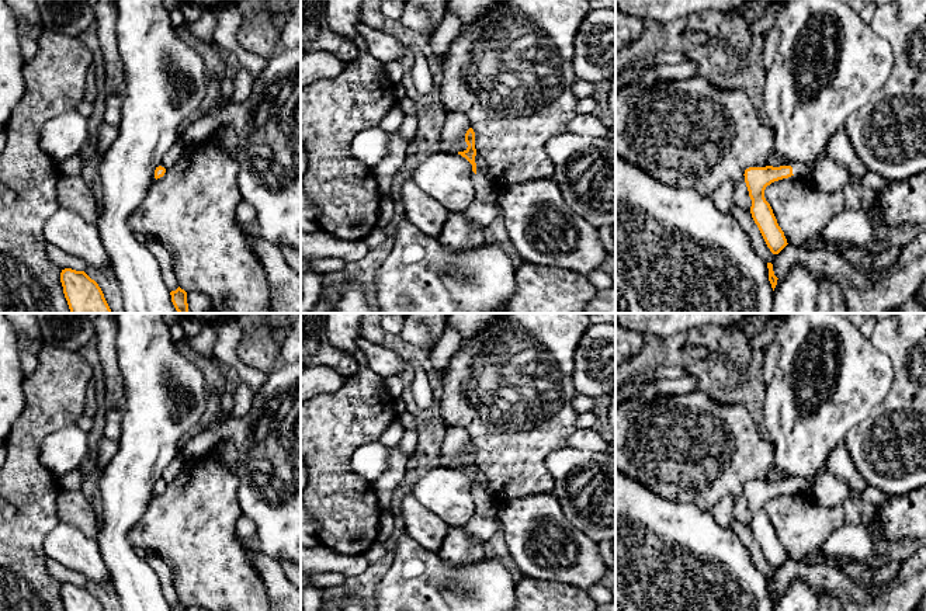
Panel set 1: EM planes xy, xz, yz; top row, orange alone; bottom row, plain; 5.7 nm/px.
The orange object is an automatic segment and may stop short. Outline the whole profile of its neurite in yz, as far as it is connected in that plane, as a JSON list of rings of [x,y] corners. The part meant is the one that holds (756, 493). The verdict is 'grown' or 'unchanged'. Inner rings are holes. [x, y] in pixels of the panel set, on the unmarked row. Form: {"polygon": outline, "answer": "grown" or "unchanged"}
{"polygon": [[[828,458],[814,479],[794,478],[793,480],[749,482],[745,485],[745,497],[752,514],[750,528],[773,569],[778,569],[788,558],[784,546],[777,538],[770,518],[764,513],[766,501],[791,490],[802,492],[809,489],[826,471]]], "answer": "grown"}

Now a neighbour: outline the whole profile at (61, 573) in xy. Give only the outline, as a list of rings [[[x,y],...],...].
[[[49,558],[46,560],[46,569],[48,569],[49,574],[60,584],[72,583],[76,586],[84,586],[84,583],[87,580],[81,573],[67,569],[58,560],[53,560]]]

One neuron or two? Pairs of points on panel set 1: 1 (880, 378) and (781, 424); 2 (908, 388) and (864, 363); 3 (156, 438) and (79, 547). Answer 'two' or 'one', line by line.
1: one
2: two
3: two

